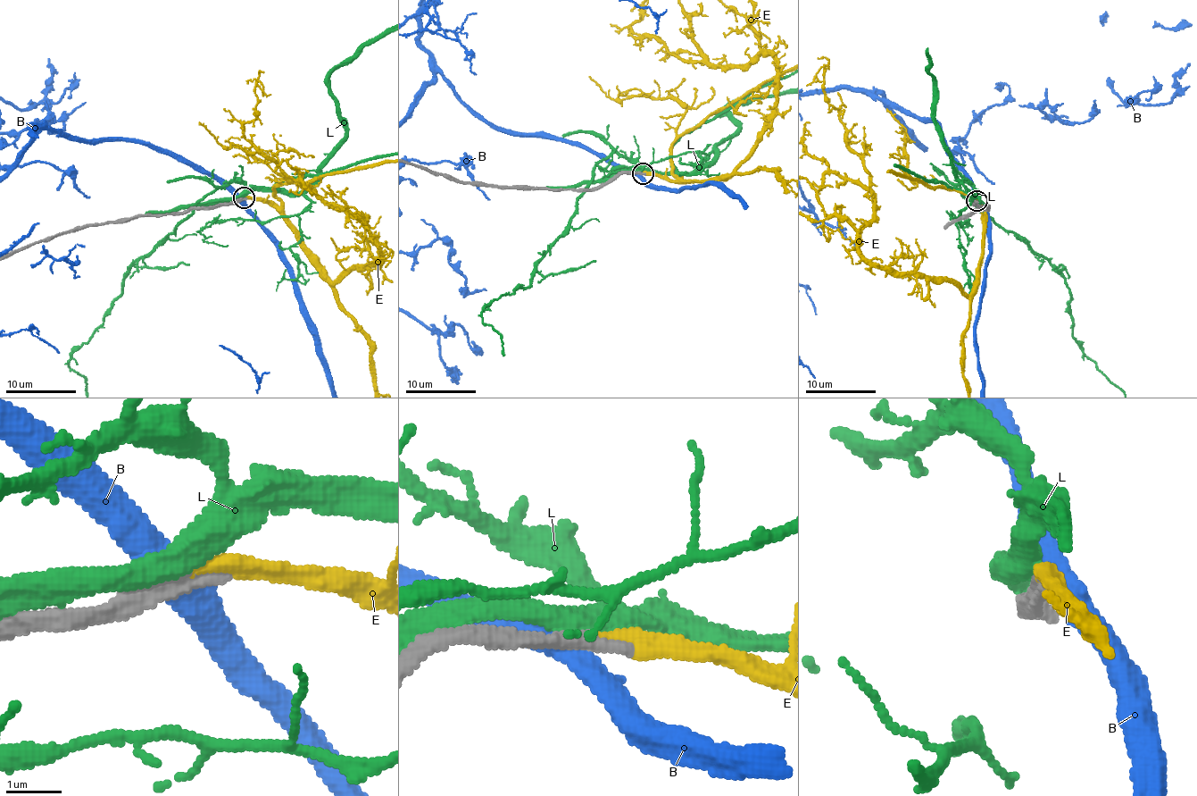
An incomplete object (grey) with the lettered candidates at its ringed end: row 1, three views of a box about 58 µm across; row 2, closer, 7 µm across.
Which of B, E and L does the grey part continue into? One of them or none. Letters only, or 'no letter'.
E

